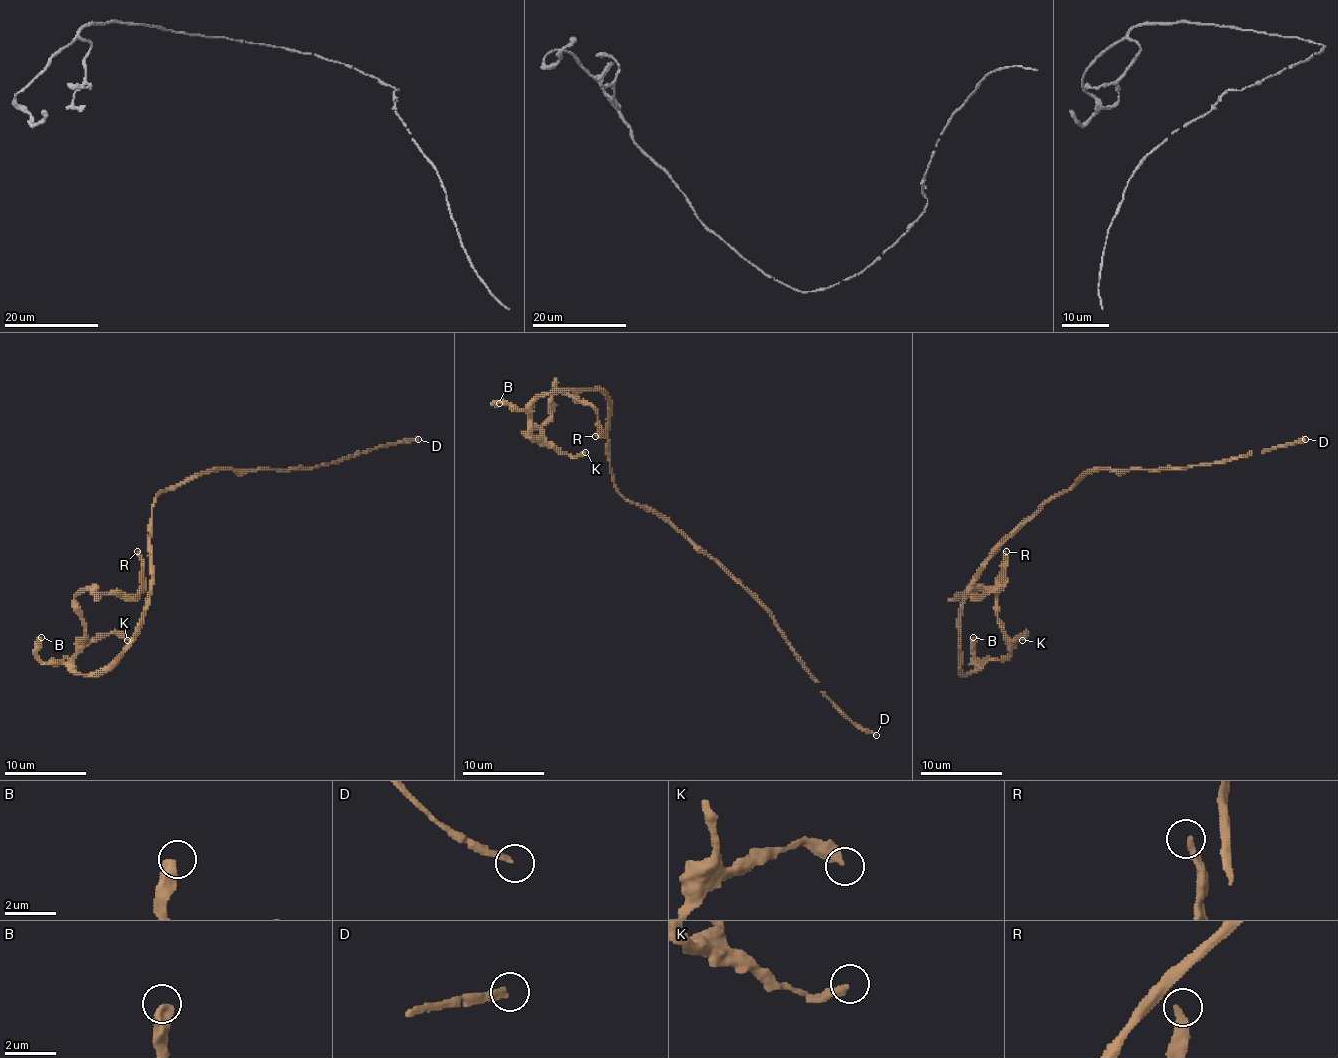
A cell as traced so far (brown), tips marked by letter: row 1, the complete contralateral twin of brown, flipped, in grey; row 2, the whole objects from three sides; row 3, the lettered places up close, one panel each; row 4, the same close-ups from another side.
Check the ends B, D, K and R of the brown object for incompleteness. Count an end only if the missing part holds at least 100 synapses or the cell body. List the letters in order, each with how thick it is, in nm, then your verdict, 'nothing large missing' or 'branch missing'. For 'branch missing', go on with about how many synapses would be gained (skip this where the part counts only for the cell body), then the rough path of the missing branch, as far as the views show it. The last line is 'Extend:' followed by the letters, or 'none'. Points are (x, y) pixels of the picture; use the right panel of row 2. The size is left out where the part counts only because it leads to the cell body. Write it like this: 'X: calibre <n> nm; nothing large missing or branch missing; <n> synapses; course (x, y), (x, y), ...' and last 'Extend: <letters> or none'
B: calibre 480 nm; nothing large missing
D: calibre 240 nm; branch missing; 160 synapses
K: calibre 360 nm; nothing large missing
R: calibre 320 nm; nothing large missing
Extend: D

